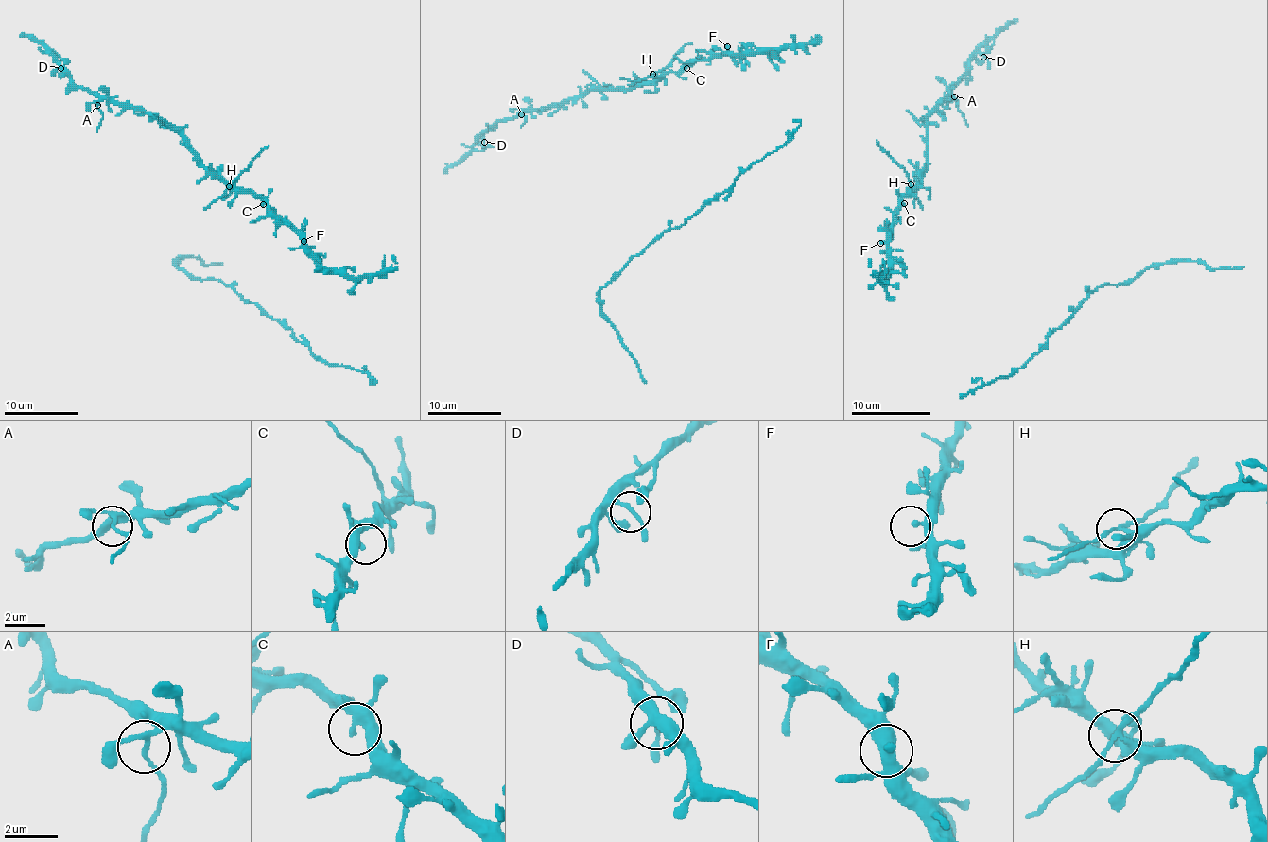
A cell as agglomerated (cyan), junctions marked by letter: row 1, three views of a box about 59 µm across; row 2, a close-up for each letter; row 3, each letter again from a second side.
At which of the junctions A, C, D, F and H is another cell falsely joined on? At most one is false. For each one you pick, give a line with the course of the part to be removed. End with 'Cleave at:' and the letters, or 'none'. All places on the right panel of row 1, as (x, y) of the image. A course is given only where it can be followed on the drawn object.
H: Course of the part to remove: (911, 183), (909, 174), (878, 146), (877, 140)
Cleave at: H

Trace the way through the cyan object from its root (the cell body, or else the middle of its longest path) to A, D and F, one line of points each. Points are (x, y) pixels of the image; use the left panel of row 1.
A: (355, 294), (351, 279), (331, 274), (255, 195), (217, 178), (174, 130), (140, 110), (105, 99), (97, 105)
D: (355, 294), (351, 279), (331, 274), (255, 195), (217, 178), (174, 130), (140, 110), (95, 97), (60, 68)
F: (355, 294), (355, 283), (338, 274), (331, 274), (303, 241)

